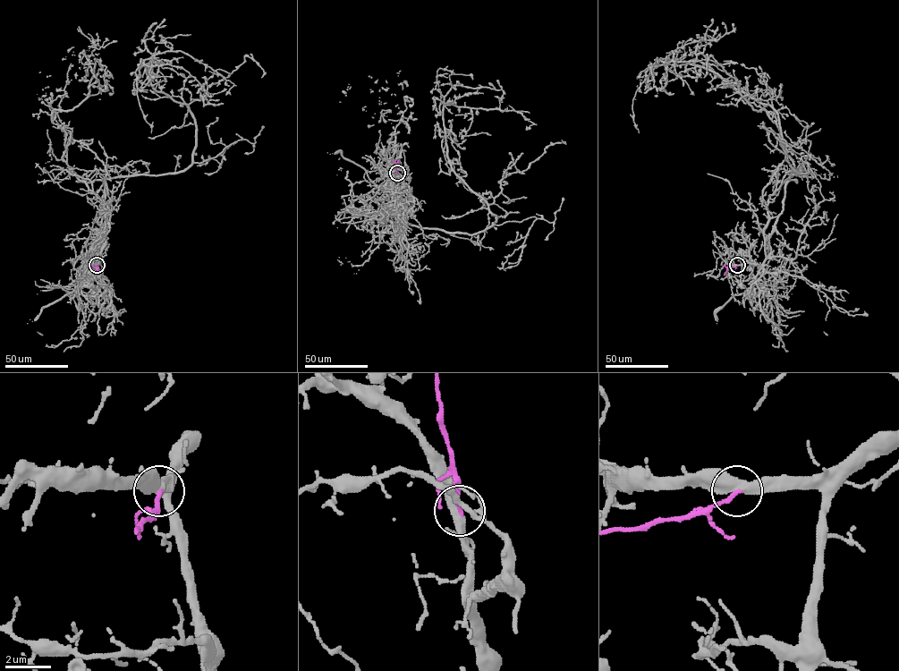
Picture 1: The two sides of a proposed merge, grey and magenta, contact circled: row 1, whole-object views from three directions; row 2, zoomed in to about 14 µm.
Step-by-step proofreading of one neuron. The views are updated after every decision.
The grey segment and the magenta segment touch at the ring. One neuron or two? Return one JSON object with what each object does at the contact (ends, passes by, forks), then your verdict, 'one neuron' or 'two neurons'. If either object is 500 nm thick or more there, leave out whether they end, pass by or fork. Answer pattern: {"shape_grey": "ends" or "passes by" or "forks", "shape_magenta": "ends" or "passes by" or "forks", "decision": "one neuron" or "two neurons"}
{"shape_grey": "passes by", "shape_magenta": "ends", "decision": "one neuron"}

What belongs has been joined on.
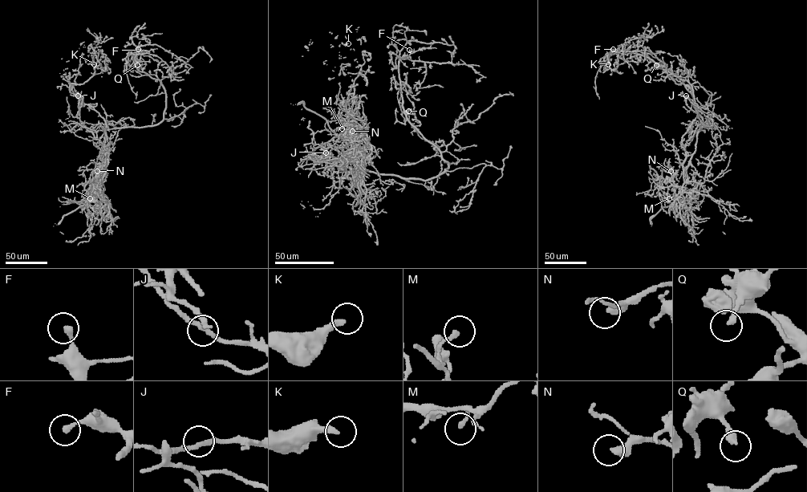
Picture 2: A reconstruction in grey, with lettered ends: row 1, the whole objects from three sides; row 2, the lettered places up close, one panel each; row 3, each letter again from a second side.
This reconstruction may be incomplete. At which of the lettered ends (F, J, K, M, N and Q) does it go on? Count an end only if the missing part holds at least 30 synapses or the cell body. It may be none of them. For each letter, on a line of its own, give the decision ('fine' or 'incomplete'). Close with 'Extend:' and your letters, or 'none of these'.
F: fine
J: fine
K: fine
M: fine
N: fine
Q: fine
Extend: none of these

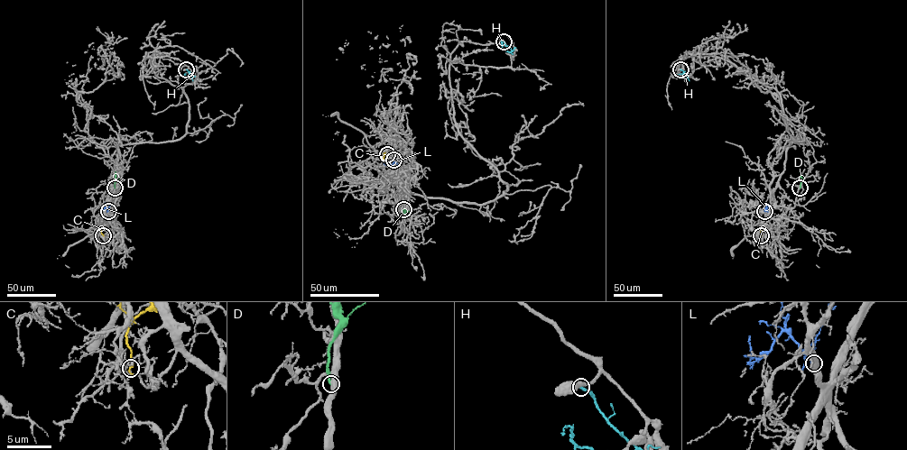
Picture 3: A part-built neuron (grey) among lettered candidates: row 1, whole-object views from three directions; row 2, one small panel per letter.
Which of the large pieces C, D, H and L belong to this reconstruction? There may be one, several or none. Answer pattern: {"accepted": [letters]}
{"accepted": ["L"]}

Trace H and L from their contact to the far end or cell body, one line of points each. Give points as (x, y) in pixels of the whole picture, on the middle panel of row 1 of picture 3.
H: (504, 41), (511, 51), (502, 48), (500, 38)
L: (394, 159), (384, 164)

